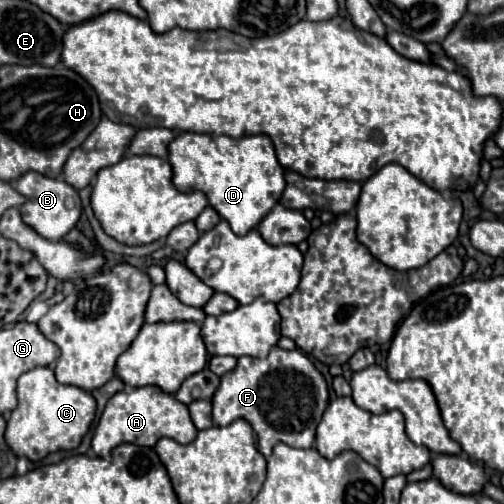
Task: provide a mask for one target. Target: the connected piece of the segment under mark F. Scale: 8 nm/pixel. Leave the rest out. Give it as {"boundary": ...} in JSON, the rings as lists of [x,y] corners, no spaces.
{"boundary":[[[272,347],[264,359],[238,357],[238,365],[220,377],[220,385],[212,397],[212,419],[216,425],[246,419],[258,435],[258,451],[268,457],[280,441],[298,449],[312,447],[326,407],[328,385],[314,363],[300,349],[286,351]]]}

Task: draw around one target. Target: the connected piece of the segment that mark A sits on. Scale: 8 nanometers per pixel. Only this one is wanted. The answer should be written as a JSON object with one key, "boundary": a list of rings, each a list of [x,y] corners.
{"boundary":[[[138,387],[130,391],[120,391],[104,407],[104,413],[94,429],[92,451],[98,457],[108,457],[110,451],[122,443],[134,443],[140,447],[154,447],[158,439],[170,437],[182,445],[194,441],[198,429],[194,427],[188,407],[174,399],[174,395],[162,393],[156,387]]]}

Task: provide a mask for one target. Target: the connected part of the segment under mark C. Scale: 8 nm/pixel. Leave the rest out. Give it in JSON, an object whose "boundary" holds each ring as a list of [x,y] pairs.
{"boundary":[[[36,367],[18,379],[18,407],[8,419],[4,437],[16,457],[42,461],[48,453],[76,449],[90,429],[94,411],[96,401],[90,393],[74,385],[58,383],[54,371],[48,367]]]}

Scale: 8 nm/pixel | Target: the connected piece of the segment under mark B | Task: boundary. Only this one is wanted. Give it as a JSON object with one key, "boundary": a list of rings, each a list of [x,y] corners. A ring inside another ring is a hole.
{"boundary":[[[28,171],[14,183],[16,191],[26,197],[26,201],[20,205],[22,221],[30,225],[38,235],[42,235],[48,241],[60,241],[80,219],[80,197],[74,187],[70,187],[66,181],[44,177],[42,173]]]}

